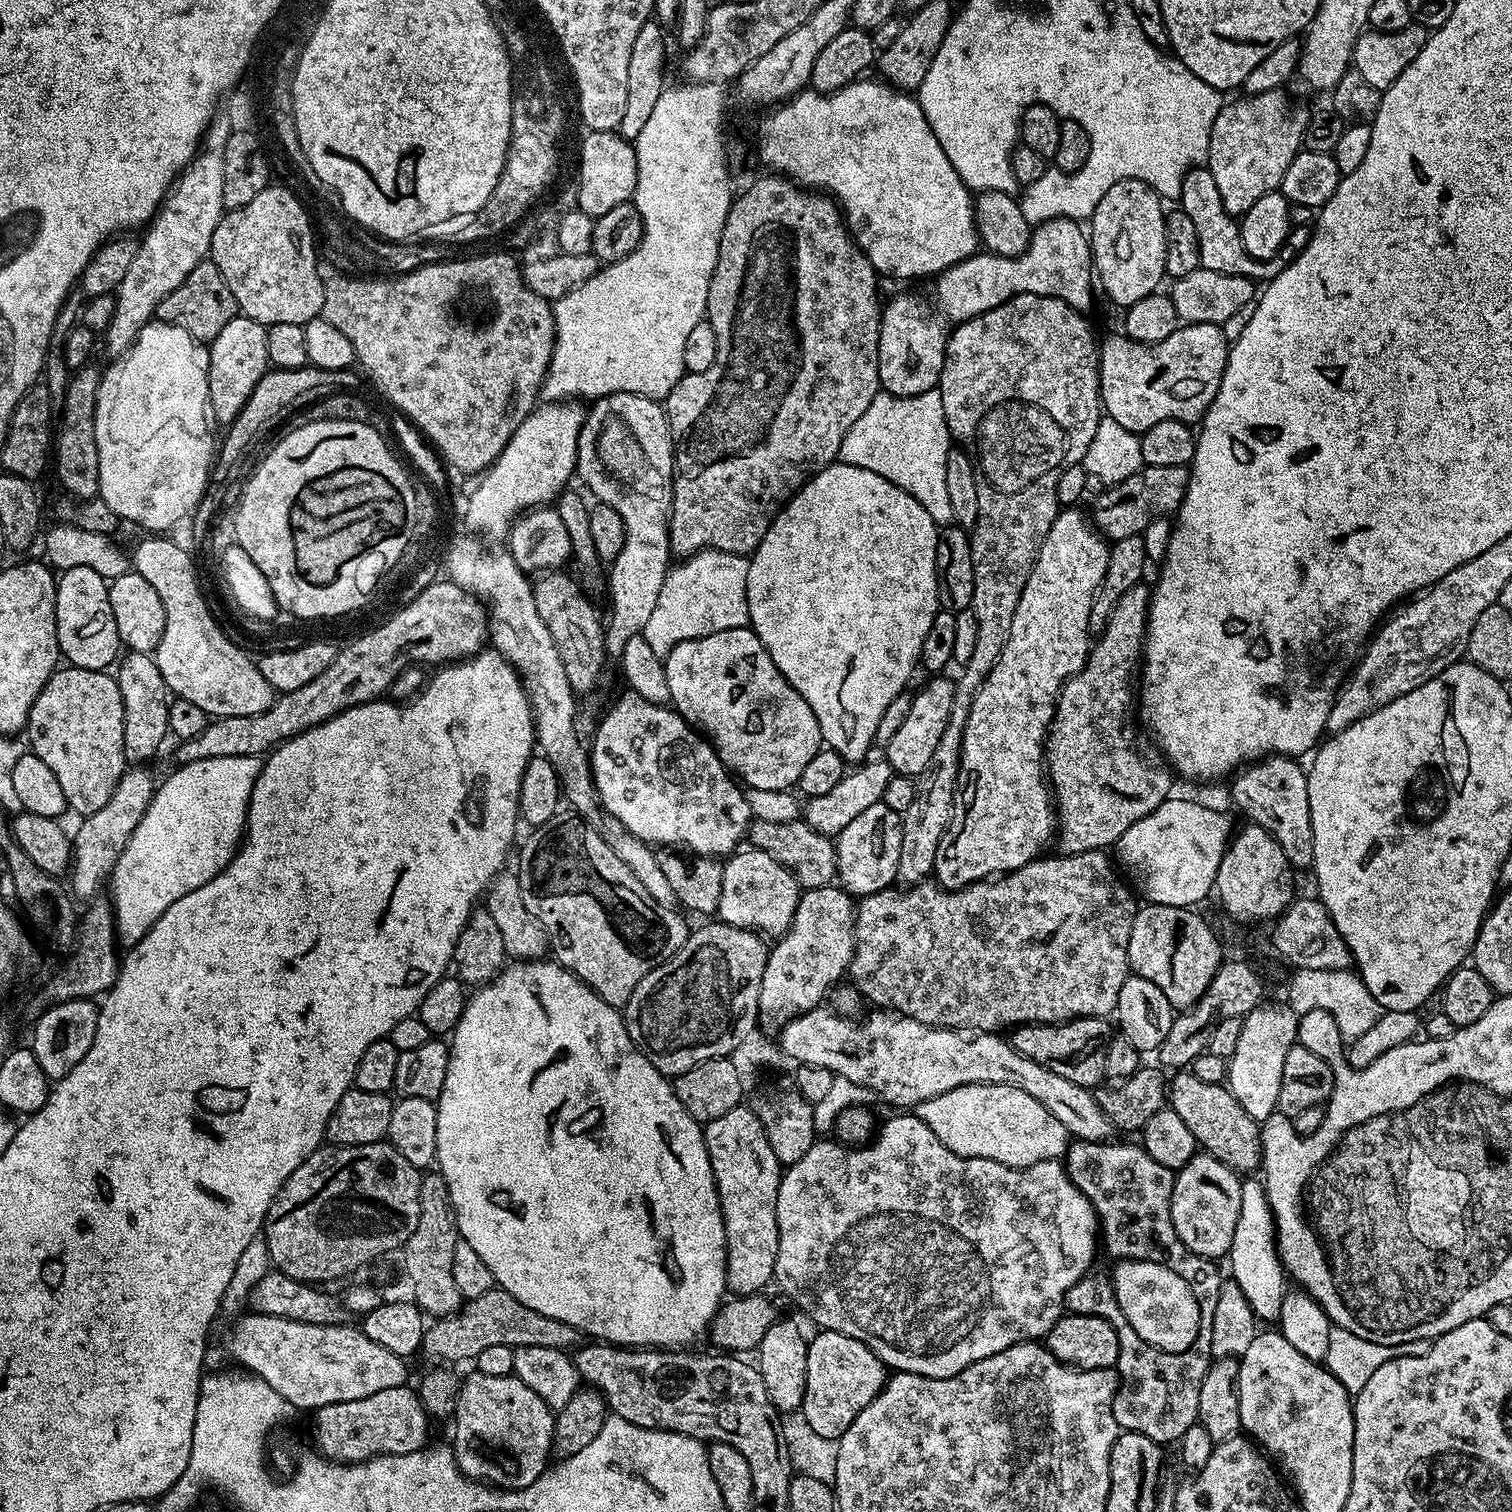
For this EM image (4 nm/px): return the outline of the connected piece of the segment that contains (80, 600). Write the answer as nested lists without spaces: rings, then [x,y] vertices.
[[[78,566],[59,573],[55,596],[55,624],[61,655],[71,667],[105,671],[110,667],[108,665],[117,661],[122,645],[110,608],[108,582],[96,570]]]

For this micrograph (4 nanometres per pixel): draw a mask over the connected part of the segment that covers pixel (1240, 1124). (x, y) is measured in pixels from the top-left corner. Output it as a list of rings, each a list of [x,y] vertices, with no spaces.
[[[1190,1070],[1177,1071],[1173,1076],[1176,1077],[1173,1080],[1171,1077],[1170,1080],[1170,1106],[1178,1114],[1178,1118],[1182,1118],[1182,1122],[1186,1122],[1187,1128],[1190,1129],[1190,1134],[1194,1134],[1197,1145],[1207,1155],[1218,1158],[1218,1162],[1230,1166],[1237,1174],[1255,1173],[1252,1171],[1255,1168],[1257,1171],[1262,1164],[1260,1155],[1260,1124],[1239,1105],[1224,1084],[1198,1082],[1198,1078],[1194,1078],[1194,1074]]]

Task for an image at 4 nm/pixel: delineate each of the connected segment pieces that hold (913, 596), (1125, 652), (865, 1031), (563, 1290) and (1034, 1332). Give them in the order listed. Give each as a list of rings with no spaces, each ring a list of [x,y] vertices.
[[[833,462],[827,468],[815,473],[809,479],[808,483],[785,504],[784,509],[773,520],[769,526],[767,534],[762,538],[760,545],[756,547],[755,552],[751,553],[748,561],[748,573],[746,574],[746,594],[748,595],[748,618],[750,627],[755,632],[756,637],[762,642],[762,646],[766,646],[766,650],[770,654],[770,658],[774,662],[774,666],[778,666],[778,670],[786,678],[786,682],[790,682],[790,686],[794,686],[794,690],[798,692],[806,700],[810,706],[810,710],[814,710],[814,718],[818,718],[818,726],[820,727],[820,739],[829,748],[833,748],[839,756],[843,756],[845,761],[860,760],[868,752],[868,747],[873,747],[876,739],[876,731],[878,730],[878,722],[882,722],[882,714],[886,714],[886,706],[890,706],[890,702],[894,702],[894,698],[898,698],[905,691],[904,688],[908,684],[908,679],[912,676],[912,671],[918,668],[920,664],[920,651],[922,650],[922,641],[926,639],[926,633],[930,631],[930,622],[934,622],[938,611],[938,601],[936,598],[936,541],[938,539],[938,526],[930,518],[930,514],[919,504],[910,494],[906,494],[906,490],[902,490],[898,486],[894,486],[894,482],[890,482],[886,478],[882,478],[878,474],[874,474],[874,470],[862,470],[862,466],[850,466],[843,462]]]
[[[1141,582],[1130,586],[1130,590],[1126,590],[1126,594],[1122,594],[1122,598],[1116,603],[1112,613],[1108,616],[1108,624],[1104,627],[1104,631],[1099,633],[1100,640],[1091,645],[1088,653],[1088,661],[1084,664],[1084,669],[1076,673],[1074,676],[1068,677],[1064,681],[1063,688],[1060,689],[1060,695],[1056,702],[1056,715],[1052,717],[1052,727],[1048,730],[1046,737],[1046,776],[1050,781],[1050,792],[1054,797],[1054,808],[1058,813],[1058,836],[1060,832],[1060,848],[1059,851],[1064,854],[1074,852],[1095,852],[1097,850],[1108,850],[1115,845],[1122,834],[1126,834],[1126,830],[1130,830],[1130,826],[1134,826],[1134,822],[1138,822],[1142,818],[1146,818],[1146,814],[1150,814],[1169,799],[1172,788],[1173,773],[1167,767],[1159,768],[1152,760],[1147,760],[1140,753],[1140,748],[1136,745],[1136,728],[1132,725],[1132,712],[1134,716],[1134,688],[1132,692],[1132,671],[1137,671],[1138,665],[1142,660],[1144,650],[1144,637],[1148,630],[1148,607],[1152,601],[1152,588],[1147,583]]]
[[[831,1007],[811,1008],[808,1012],[793,1016],[779,1029],[778,1047],[799,1060],[800,1064],[822,1066],[823,1069],[829,1069],[833,1075],[866,1086],[875,1095],[881,1095],[888,1103],[900,1107],[897,1108],[900,1110],[915,1108],[923,1101],[937,1097],[938,1094],[948,1093],[960,1085],[1010,1085],[1020,1088],[1041,1102],[1062,1126],[1066,1126],[1073,1139],[1107,1141],[1111,1137],[1108,1135],[1113,1135],[1112,1123],[1102,1114],[1095,1095],[1089,1089],[1054,1074],[1044,1066],[1039,1066],[1033,1059],[1026,1058],[1021,1052],[1014,1050],[1005,1037],[1003,1040],[1003,1035],[962,1028],[929,1028],[927,1024],[912,1020],[909,1016],[889,1014],[884,1010],[876,1010],[873,1013],[865,1024],[859,1024],[859,1019],[837,1015]]]
[[[548,958],[529,960],[527,962],[512,962],[501,971],[495,980],[477,987],[476,992],[467,997],[462,1018],[458,1026],[450,1034],[450,1047],[448,1049],[448,1065],[446,1066],[446,1082],[442,1082],[442,1094],[434,1102],[438,1114],[438,1142],[436,1143],[435,1167],[440,1176],[446,1182],[452,1209],[456,1215],[456,1231],[459,1239],[465,1240],[482,1262],[490,1266],[490,1274],[493,1281],[499,1287],[505,1288],[522,1306],[530,1306],[530,1310],[538,1310],[538,1314],[546,1314],[546,1318],[558,1318],[558,1322],[566,1322],[566,1326],[574,1326],[577,1332],[596,1342],[615,1344],[622,1348],[638,1348],[641,1350],[652,1350],[659,1346],[664,1350],[680,1350],[685,1346],[692,1346],[696,1336],[709,1331],[710,1325],[720,1305],[725,1299],[724,1292],[728,1288],[728,1239],[724,1229],[724,1219],[720,1209],[720,1195],[716,1189],[716,1179],[710,1166],[710,1158],[704,1141],[704,1129],[700,1121],[695,1120],[678,1102],[675,1087],[670,1083],[669,1077],[661,1074],[646,1057],[641,1054],[640,1049],[630,1038],[630,1034],[624,1025],[623,1015],[617,1009],[611,1008],[605,1000],[598,998],[586,984],[580,979],[567,972],[565,968]]]
[[[915,1114],[896,1115],[900,1116],[890,1117],[881,1128],[879,1125],[878,1135],[875,1139],[863,1146],[849,1146],[832,1138],[820,1138],[810,1146],[810,1150],[806,1150],[806,1154],[802,1154],[802,1158],[798,1158],[798,1162],[789,1164],[783,1169],[780,1185],[778,1186],[778,1206],[776,1207],[778,1210],[778,1258],[776,1259],[774,1284],[775,1287],[780,1287],[814,1323],[820,1324],[816,1326],[829,1332],[846,1334],[850,1338],[858,1338],[858,1342],[865,1344],[889,1369],[896,1372],[913,1372],[919,1376],[929,1376],[930,1378],[950,1378],[954,1374],[966,1370],[974,1362],[978,1362],[982,1358],[990,1358],[1010,1346],[1025,1342],[1036,1342],[1047,1337],[1048,1332],[1054,1326],[1054,1322],[1060,1319],[1065,1311],[1064,1296],[1070,1290],[1070,1286],[1074,1286],[1083,1276],[1087,1276],[1093,1267],[1092,1259],[1096,1256],[1096,1248],[1098,1252],[1098,1221],[1092,1204],[1081,1194],[1072,1179],[1068,1177],[1068,1169],[1060,1160],[1043,1160],[1029,1168],[1011,1168],[986,1158],[959,1156],[954,1154],[954,1150],[946,1147],[934,1134],[934,1130],[930,1130],[930,1126],[926,1126],[926,1122],[919,1120]]]

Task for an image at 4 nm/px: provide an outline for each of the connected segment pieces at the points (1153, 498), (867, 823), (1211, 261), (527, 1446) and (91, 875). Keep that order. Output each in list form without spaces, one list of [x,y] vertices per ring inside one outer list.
[[[1144,466],[1120,484],[1103,489],[1090,511],[1090,520],[1097,532],[1109,541],[1139,536],[1158,516],[1171,517],[1179,512],[1188,489],[1190,472],[1185,466]]]
[[[880,802],[867,808],[861,816],[854,818],[854,822],[850,822],[850,826],[846,826],[840,831],[834,844],[836,870],[839,883],[853,897],[863,898],[875,892],[881,892],[896,880],[896,867],[900,861],[899,851],[887,852],[886,849],[880,848],[877,852],[871,852],[867,848],[867,844],[871,842],[872,836],[876,840],[884,840],[887,836],[899,837],[901,832],[902,828],[898,823],[897,813],[891,812]]]
[[[1207,166],[1189,168],[1182,178],[1178,204],[1190,218],[1190,222],[1194,222],[1194,230],[1198,230],[1201,268],[1214,270],[1218,274],[1244,276],[1253,282],[1273,280],[1284,268],[1286,260],[1283,255],[1275,256],[1270,262],[1261,262],[1246,254],[1246,246],[1242,246],[1239,223],[1222,206],[1222,194],[1218,194],[1214,174],[1210,174]]]
[[[473,1371],[472,1376],[464,1376],[460,1385],[460,1393],[458,1394],[458,1402],[456,1403],[456,1415],[452,1428],[452,1441],[450,1447],[456,1455],[456,1464],[460,1468],[460,1472],[467,1476],[470,1480],[491,1486],[493,1489],[506,1488],[505,1490],[519,1490],[533,1484],[543,1472],[549,1467],[550,1457],[552,1456],[552,1435],[554,1434],[554,1426],[556,1425],[556,1417],[553,1409],[546,1406],[546,1402],[542,1402],[542,1398],[538,1398],[538,1394],[534,1394],[534,1390],[530,1390],[530,1386],[526,1386],[526,1382],[519,1380],[515,1374],[511,1376],[503,1376],[502,1378],[493,1378],[491,1374],[482,1374]]]
[[[128,766],[120,775],[115,790],[110,794],[108,801],[100,810],[94,810],[94,814],[83,817],[79,821],[76,832],[72,836],[72,862],[70,865],[70,877],[72,876],[72,888],[70,892],[77,901],[88,902],[97,895],[96,887],[107,881],[112,874],[112,867],[118,862],[122,850],[128,839],[134,834],[138,822],[146,814],[146,810],[152,801],[154,780],[144,766]]]

